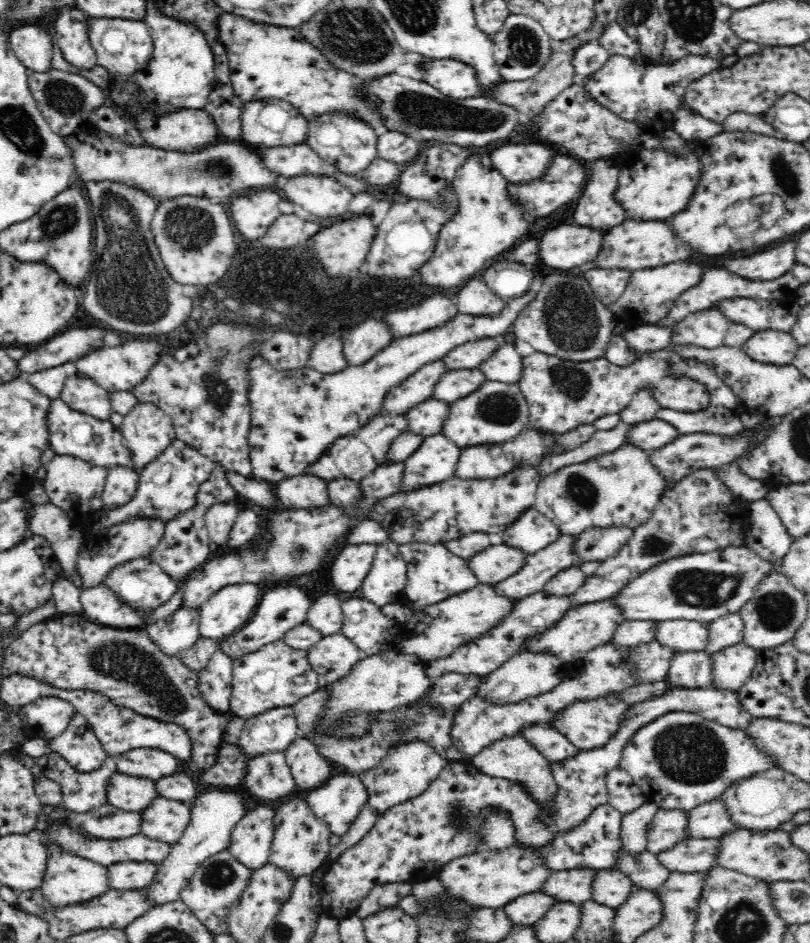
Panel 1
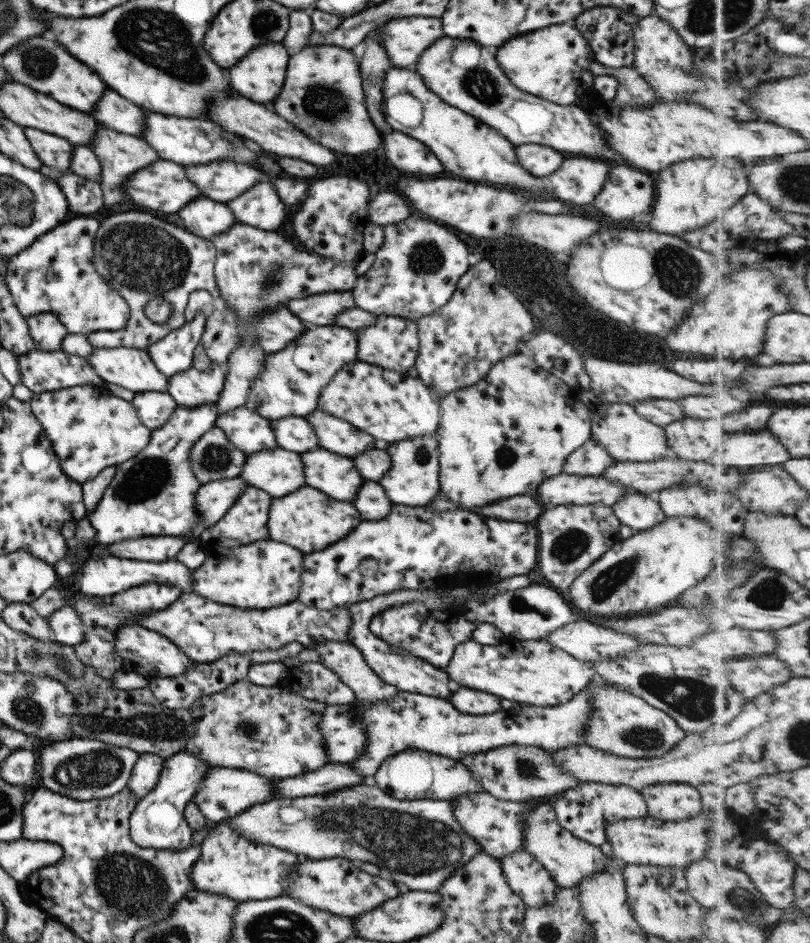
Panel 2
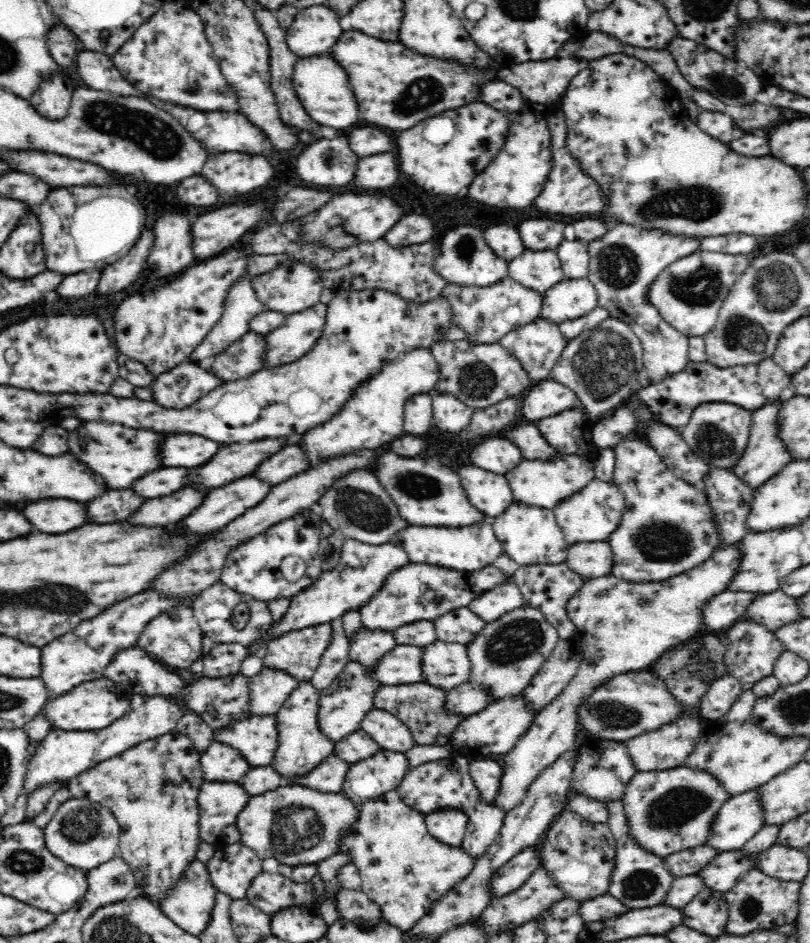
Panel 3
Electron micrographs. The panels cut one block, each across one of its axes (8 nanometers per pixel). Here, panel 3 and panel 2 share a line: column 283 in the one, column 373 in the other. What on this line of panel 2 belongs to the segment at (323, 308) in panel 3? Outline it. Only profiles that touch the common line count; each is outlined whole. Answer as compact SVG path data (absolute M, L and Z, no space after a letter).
M377 315L375 324L355 330L357 337L356 359L395 372L406 372L414 366L418 353L418 336L415 323L395 316Z

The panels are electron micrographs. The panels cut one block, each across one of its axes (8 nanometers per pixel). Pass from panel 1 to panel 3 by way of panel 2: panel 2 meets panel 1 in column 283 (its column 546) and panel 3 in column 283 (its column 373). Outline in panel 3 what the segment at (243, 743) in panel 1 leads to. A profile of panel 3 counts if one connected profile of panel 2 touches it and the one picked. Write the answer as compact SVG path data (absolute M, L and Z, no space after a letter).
M311 681L298 683L284 701L282 708L275 714L278 748L270 766L282 777L292 778L292 776L312 772L314 766L335 754L335 744L324 737L318 725L321 691Z

